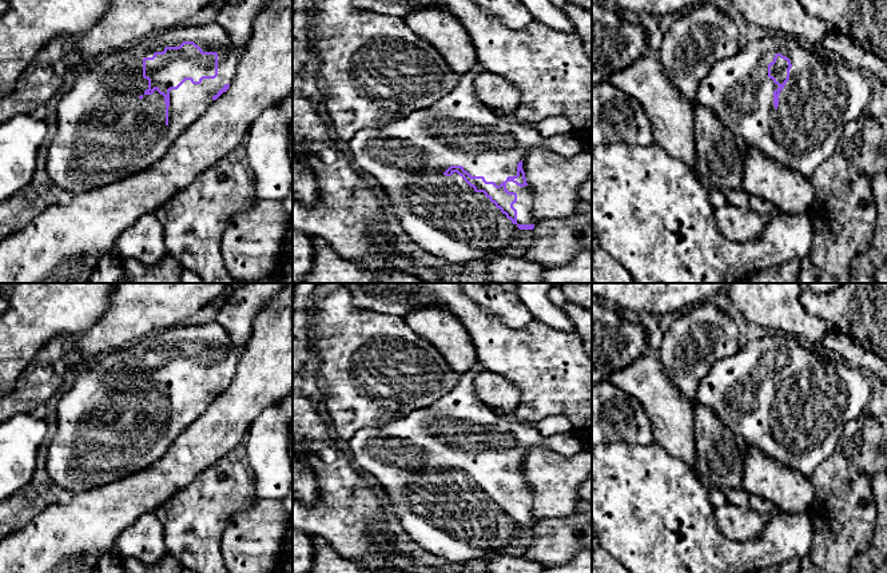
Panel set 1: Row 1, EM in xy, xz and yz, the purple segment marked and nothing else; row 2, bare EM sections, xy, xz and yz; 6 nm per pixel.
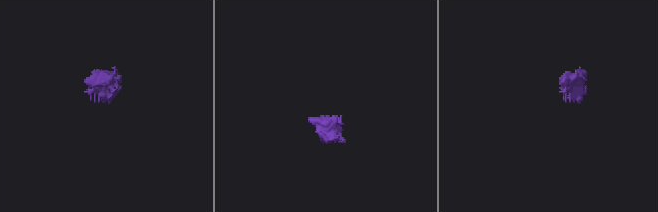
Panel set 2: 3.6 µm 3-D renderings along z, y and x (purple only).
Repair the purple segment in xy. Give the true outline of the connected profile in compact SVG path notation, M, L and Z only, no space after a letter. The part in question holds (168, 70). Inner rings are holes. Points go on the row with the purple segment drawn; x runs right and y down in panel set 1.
M218 23L184 24L92 60L59 102L45 172L63 194L99 188L148 168L228 89L240 49Z

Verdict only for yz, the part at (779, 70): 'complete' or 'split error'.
split error

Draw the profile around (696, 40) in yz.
M705 3L677 16L664 33L660 51L660 63L669 80L691 107L699 104L696 92L700 81L712 67L740 51L739 28L723 11Z

